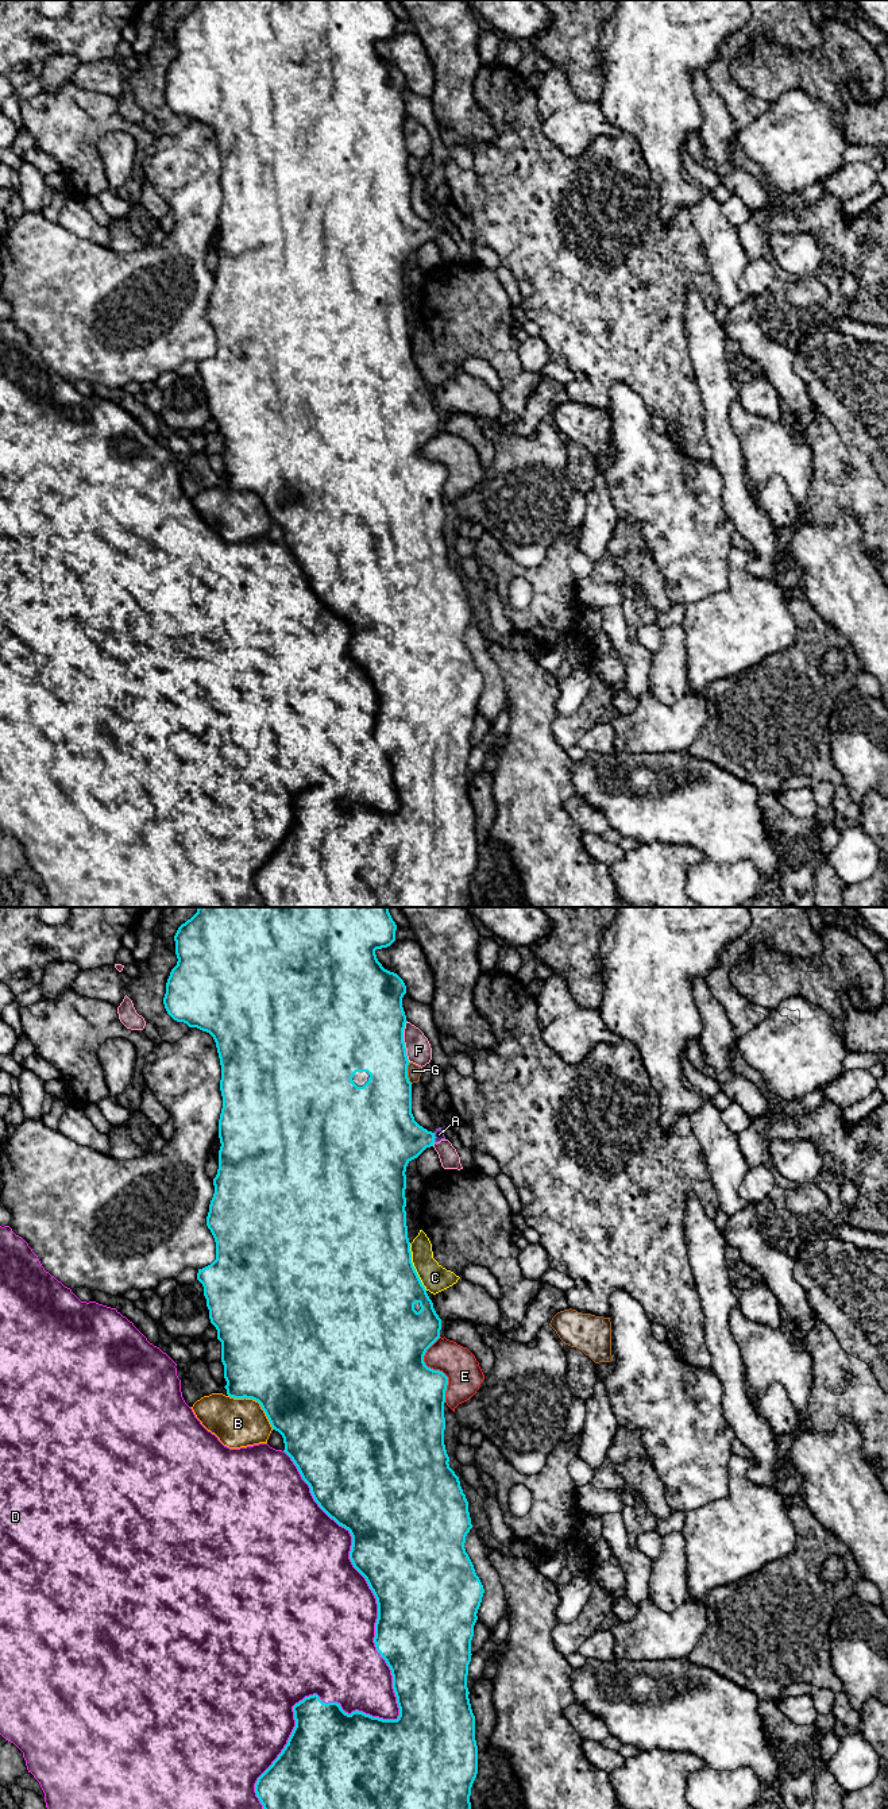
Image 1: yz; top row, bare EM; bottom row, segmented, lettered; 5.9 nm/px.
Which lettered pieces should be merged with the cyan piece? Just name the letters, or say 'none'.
A

